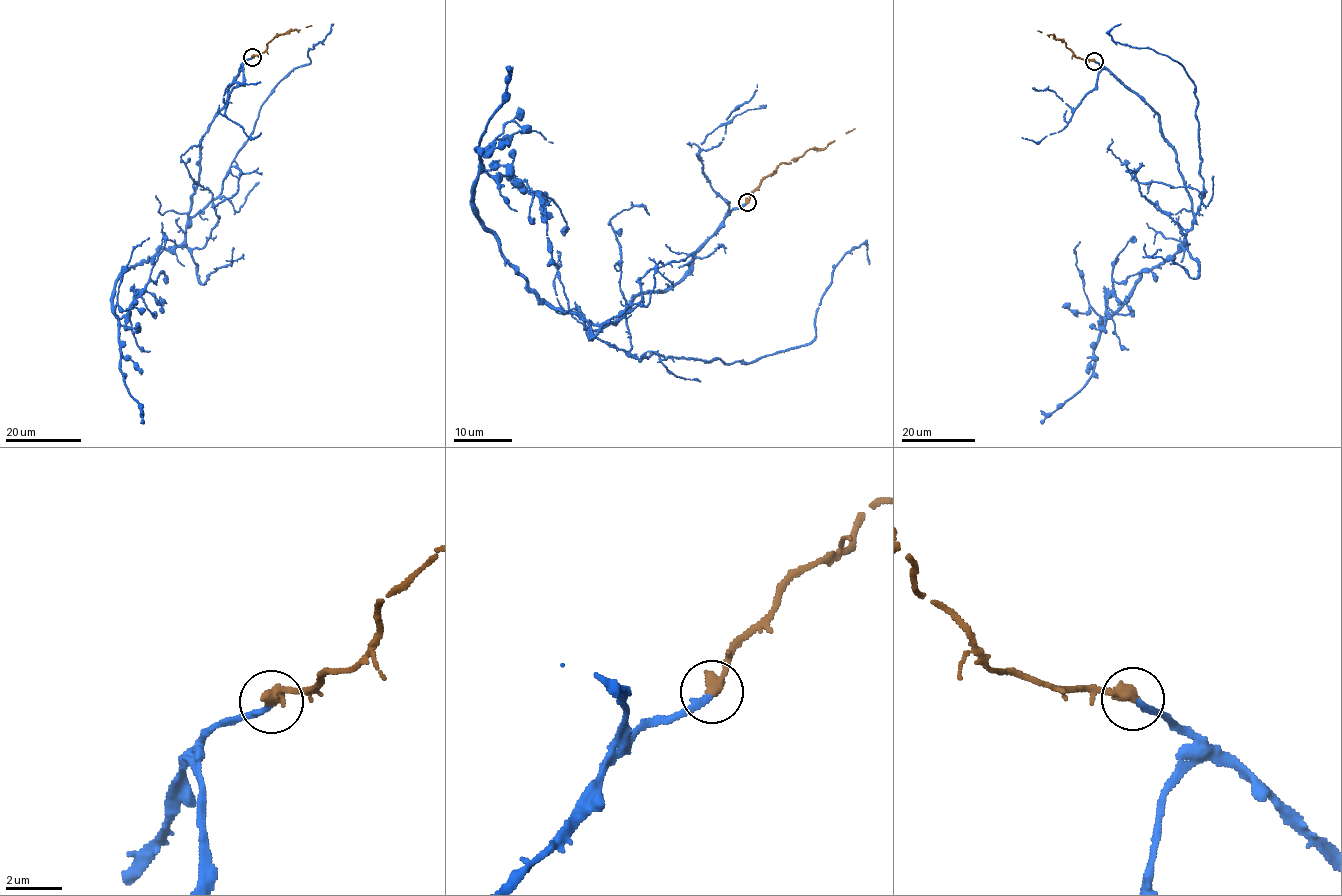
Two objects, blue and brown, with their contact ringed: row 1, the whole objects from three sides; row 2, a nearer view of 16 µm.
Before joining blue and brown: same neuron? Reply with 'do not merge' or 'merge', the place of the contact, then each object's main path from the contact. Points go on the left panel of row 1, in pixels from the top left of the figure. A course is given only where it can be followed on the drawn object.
merge; at (252, 57); blue runs (252, 57), (200, 140), (185, 239), (127, 268), (115, 283), (111, 308), (120, 368), (143, 424); brown runs (252, 57), (264, 52), (274, 36), (311, 26)

